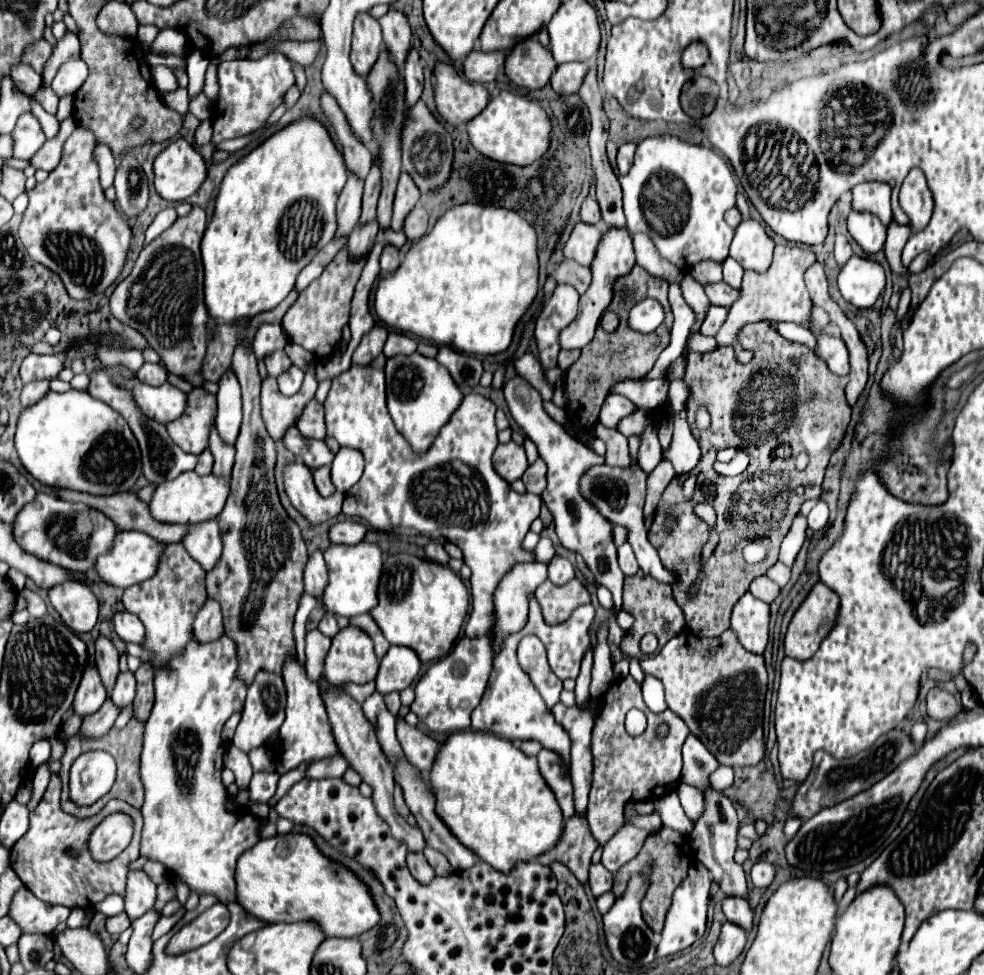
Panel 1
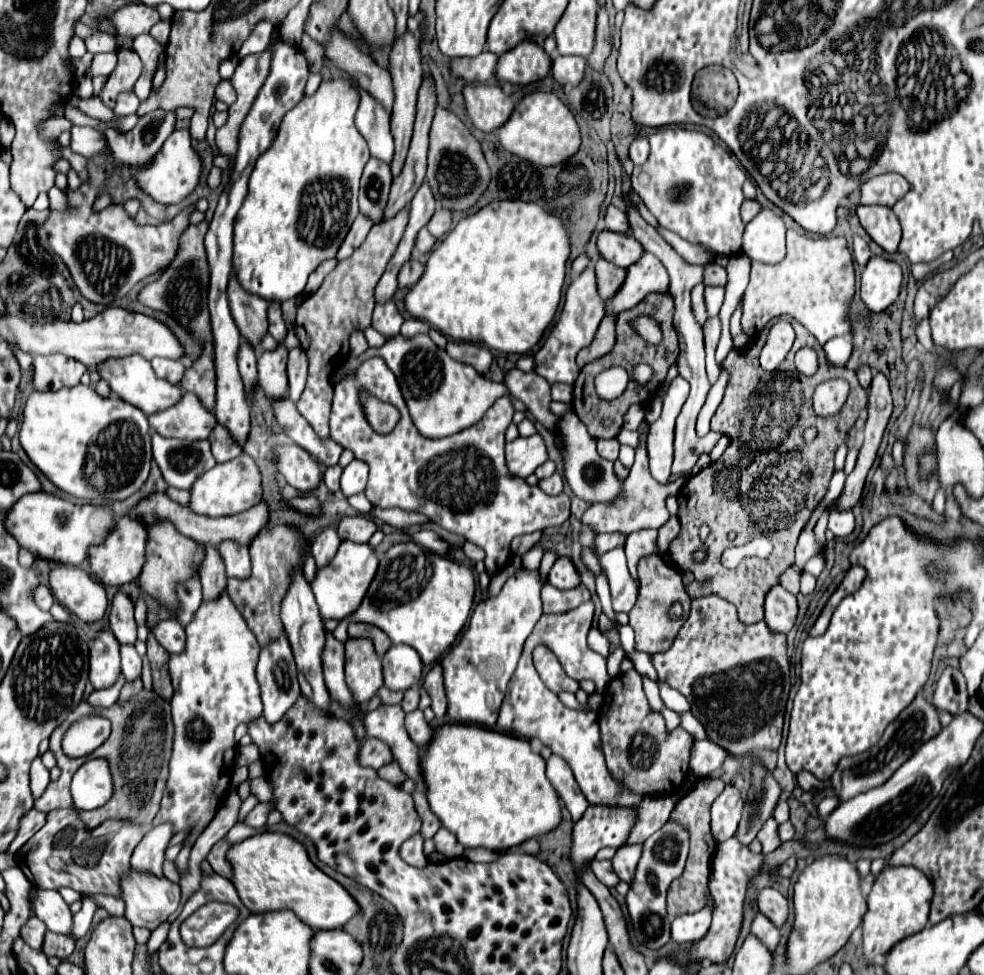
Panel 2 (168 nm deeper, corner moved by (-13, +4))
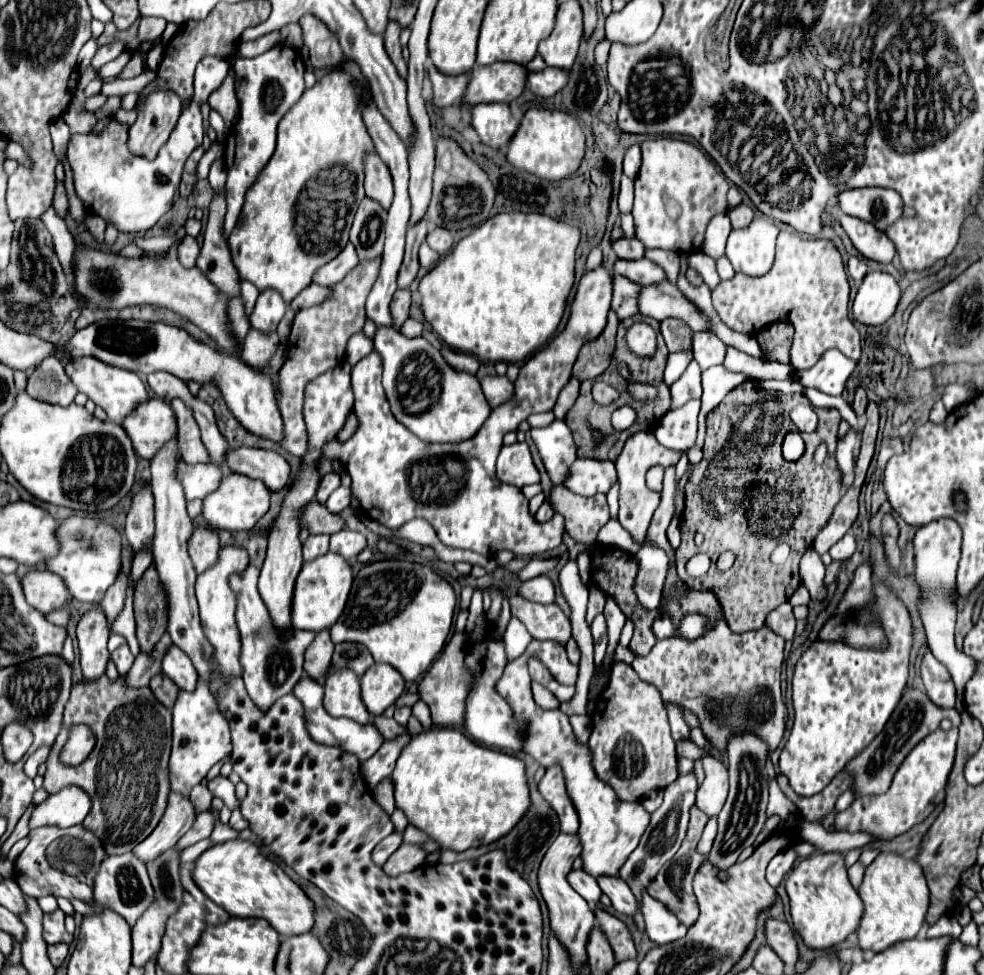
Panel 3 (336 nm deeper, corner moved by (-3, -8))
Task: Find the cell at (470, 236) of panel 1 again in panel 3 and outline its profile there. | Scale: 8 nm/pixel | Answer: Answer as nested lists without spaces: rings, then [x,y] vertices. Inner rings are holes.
[[[497,214],[461,238],[437,266],[419,282],[421,310],[425,322],[437,336],[459,352],[475,354],[489,362],[521,362],[541,348],[557,330],[565,300],[575,278],[575,248],[581,232],[575,226],[557,222],[545,214]]]

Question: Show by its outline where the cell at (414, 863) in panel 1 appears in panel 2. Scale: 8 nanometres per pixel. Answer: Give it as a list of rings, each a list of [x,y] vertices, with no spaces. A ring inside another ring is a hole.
[[[413,834],[411,838],[407,838],[401,844],[399,856],[403,860],[407,860],[407,864],[411,864],[411,866],[419,866],[419,868],[427,866],[427,858],[423,856],[423,838],[421,838],[421,834]]]

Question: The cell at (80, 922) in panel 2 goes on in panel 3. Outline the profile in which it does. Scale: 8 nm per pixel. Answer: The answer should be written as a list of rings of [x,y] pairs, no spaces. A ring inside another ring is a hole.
[[[55,910],[55,912],[43,916],[43,936],[47,938],[47,944],[57,944],[57,942],[71,944],[73,942],[73,934],[69,934],[65,930],[63,918],[65,918],[65,914],[61,910]]]

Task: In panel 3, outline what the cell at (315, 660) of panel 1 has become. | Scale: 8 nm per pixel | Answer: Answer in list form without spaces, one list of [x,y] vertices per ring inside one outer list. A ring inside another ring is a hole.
[[[377,560],[359,570],[347,606],[329,632],[335,644],[359,642],[369,648],[375,662],[391,664],[407,682],[415,682],[445,646],[455,606],[457,596],[451,584],[429,566],[409,560]]]

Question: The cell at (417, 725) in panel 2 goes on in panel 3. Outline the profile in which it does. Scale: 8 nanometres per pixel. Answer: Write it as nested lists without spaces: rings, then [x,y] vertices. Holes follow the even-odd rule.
[[[375,716],[375,718],[373,718],[373,724],[377,726],[379,732],[383,732],[385,740],[395,740],[397,736],[401,736],[401,734],[407,732],[405,726],[397,724],[393,718],[385,718],[385,716]]]

